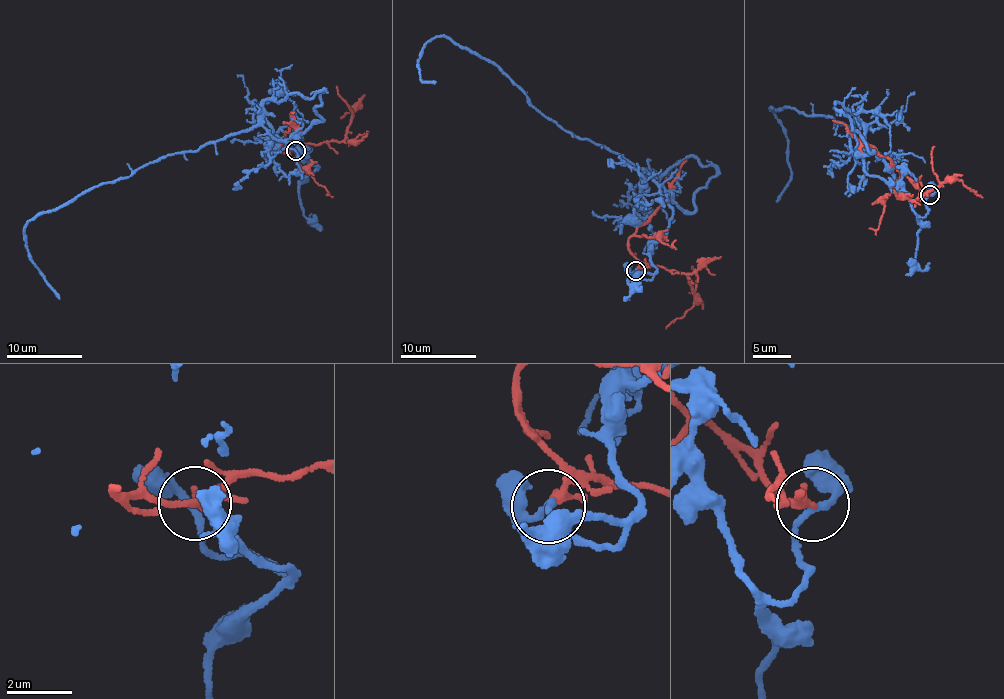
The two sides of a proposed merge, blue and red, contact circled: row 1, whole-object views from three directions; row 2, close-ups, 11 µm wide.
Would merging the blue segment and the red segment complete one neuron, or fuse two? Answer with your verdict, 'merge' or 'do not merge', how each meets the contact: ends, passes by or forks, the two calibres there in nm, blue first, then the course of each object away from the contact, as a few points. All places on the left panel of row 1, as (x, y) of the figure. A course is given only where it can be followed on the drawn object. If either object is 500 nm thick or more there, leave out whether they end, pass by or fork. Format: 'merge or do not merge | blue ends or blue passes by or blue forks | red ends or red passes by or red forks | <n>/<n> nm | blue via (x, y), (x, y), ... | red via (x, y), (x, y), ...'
do not merge | blue passes by | red passes by | 190/220 nm | blue via (295, 151), (318, 167), (295, 137), (249, 127), (35, 218), (28, 259), (58, 298) | red via (295, 151), (277, 147), (294, 125), (290, 122), (293, 112)

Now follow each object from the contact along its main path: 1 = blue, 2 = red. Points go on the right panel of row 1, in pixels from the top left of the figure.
1: (929, 194), (928, 212), (914, 213), (866, 172), (850, 125), (789, 105), (770, 109), (790, 180), (776, 201)
2: (929, 194), (922, 193), (915, 183), (832, 120)

